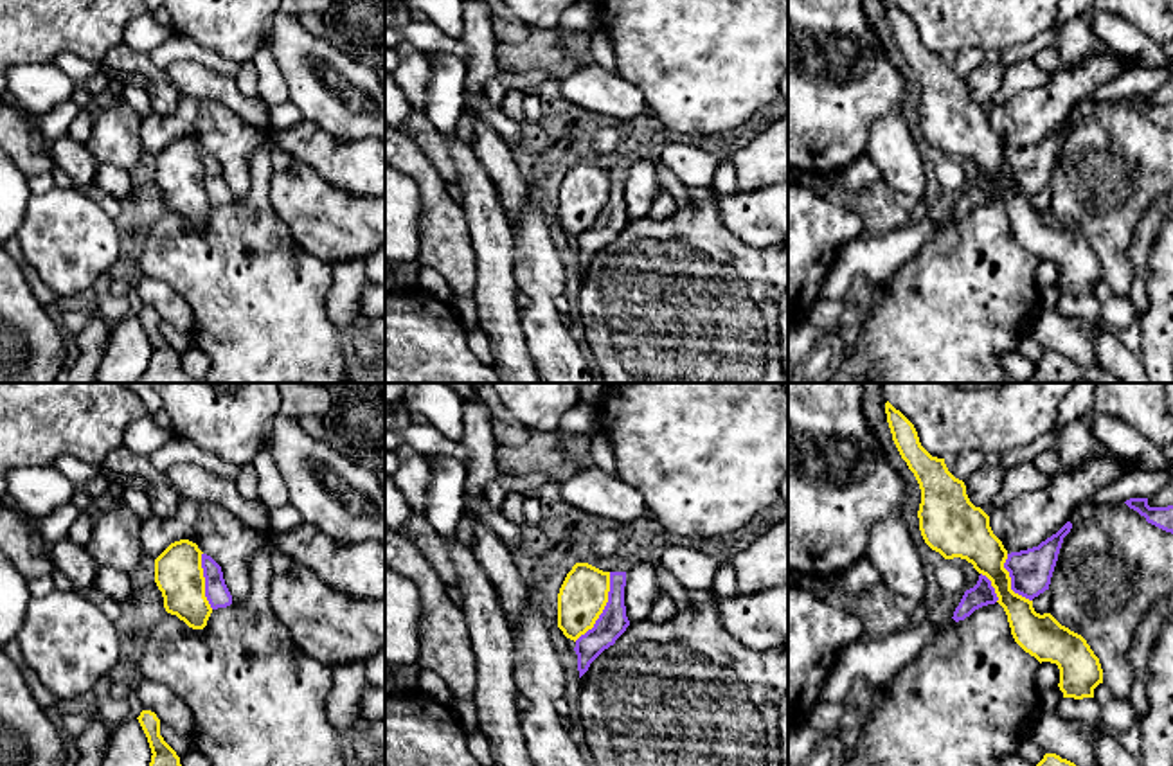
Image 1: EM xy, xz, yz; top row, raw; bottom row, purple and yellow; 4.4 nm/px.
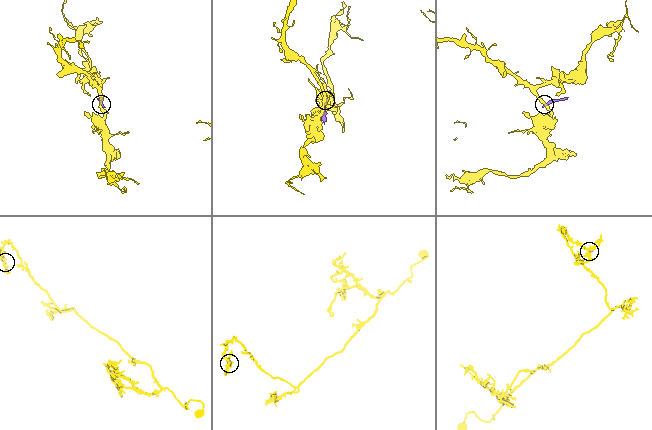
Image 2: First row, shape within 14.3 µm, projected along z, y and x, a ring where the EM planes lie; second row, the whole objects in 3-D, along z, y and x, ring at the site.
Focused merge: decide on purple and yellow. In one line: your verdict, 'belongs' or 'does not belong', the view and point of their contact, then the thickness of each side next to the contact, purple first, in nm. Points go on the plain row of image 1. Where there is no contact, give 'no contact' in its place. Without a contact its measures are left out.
does not belong; meets purple in xz at (605, 205); 140 nm thick on the purple side, 220 nm on the other

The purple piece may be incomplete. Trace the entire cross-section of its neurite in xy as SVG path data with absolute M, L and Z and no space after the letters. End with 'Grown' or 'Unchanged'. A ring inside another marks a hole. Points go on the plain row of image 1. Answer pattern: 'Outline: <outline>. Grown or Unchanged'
Outline: M201 151L201 165L205 174L205 194L212 207L232 201L232 192L225 182L221 164L207 151Z. Unchanged

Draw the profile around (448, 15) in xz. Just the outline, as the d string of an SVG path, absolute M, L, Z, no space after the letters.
M403 0L410 11L421 11L446 36L462 40L464 0Z

